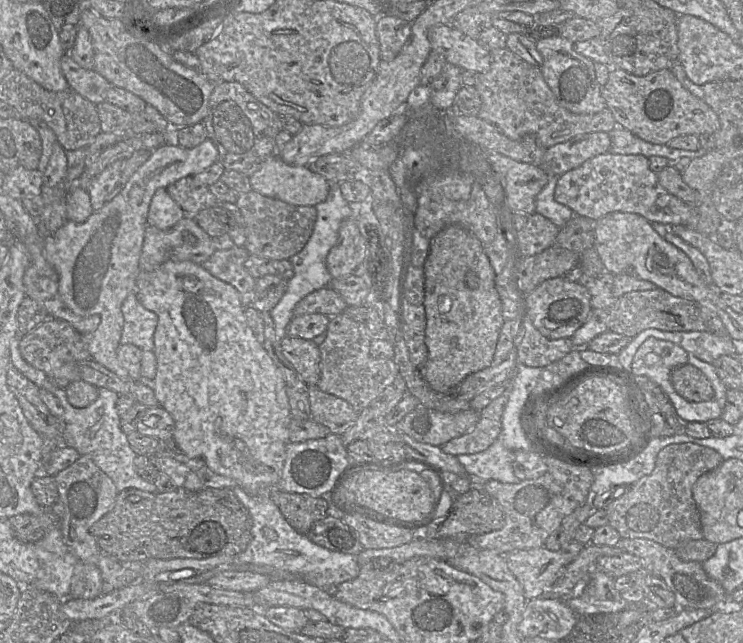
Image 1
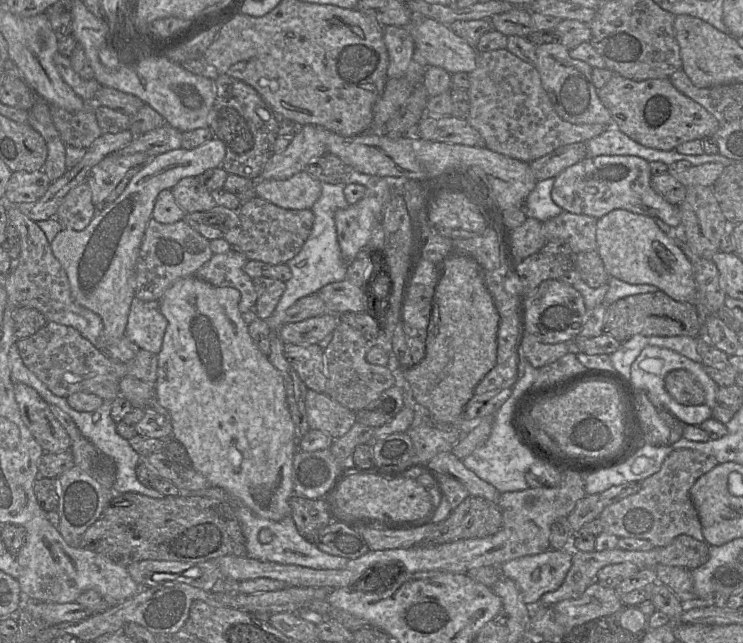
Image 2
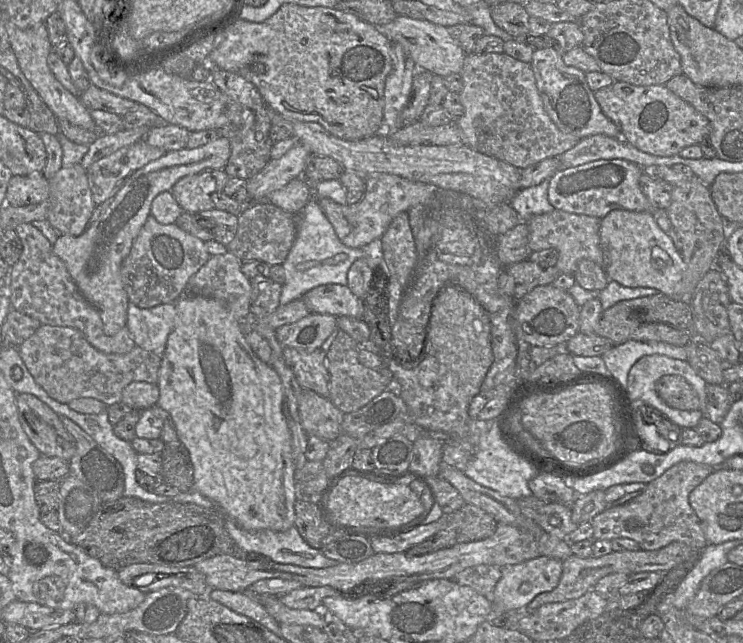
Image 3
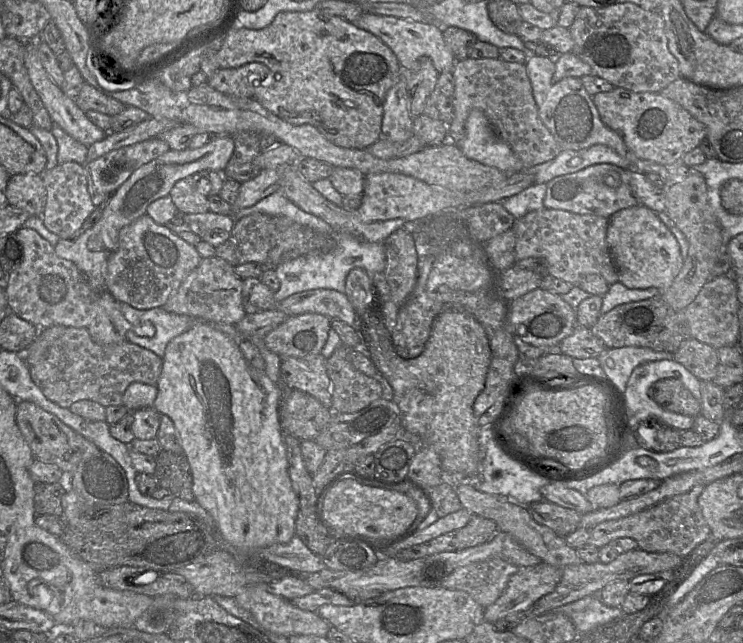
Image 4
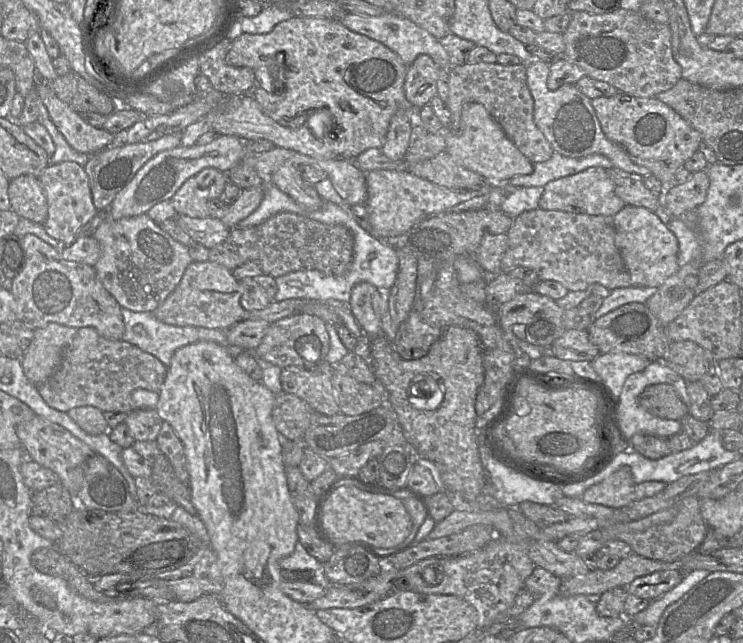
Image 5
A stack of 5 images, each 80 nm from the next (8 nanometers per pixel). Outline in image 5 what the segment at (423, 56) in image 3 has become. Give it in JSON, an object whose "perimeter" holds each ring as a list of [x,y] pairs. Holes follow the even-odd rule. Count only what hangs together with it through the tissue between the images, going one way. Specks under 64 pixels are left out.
{"perimeter":[[[386,11],[379,16],[366,14],[347,13],[340,22],[349,30],[365,35],[373,40],[381,42],[395,54],[406,66],[409,66],[419,55],[428,55],[440,69],[449,69],[449,56],[439,39],[435,38],[425,29],[419,27],[411,20],[393,12]]]}

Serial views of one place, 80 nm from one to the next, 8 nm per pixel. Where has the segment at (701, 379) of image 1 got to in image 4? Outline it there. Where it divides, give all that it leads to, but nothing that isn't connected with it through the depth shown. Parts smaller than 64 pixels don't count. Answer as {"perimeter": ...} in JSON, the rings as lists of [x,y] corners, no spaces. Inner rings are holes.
{"perimeter":[[[677,378],[656,381],[647,390],[647,395],[666,411],[691,417],[701,413],[699,401]]]}

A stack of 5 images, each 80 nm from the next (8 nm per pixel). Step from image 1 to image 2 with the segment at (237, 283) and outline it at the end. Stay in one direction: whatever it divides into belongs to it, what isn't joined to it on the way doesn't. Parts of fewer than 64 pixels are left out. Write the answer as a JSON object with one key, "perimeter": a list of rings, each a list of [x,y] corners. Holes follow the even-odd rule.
{"perimeter":[[[235,248],[227,253],[214,254],[195,274],[202,281],[215,287],[232,287],[240,294],[239,311],[246,317],[253,315],[256,302],[254,281],[244,271],[246,256]]]}

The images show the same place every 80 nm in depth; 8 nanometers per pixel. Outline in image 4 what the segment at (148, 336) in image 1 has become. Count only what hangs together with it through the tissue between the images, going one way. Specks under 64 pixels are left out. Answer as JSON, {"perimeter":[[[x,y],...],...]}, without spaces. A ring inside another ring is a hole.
{"perimeter":[[[121,303],[120,310],[132,327],[144,322],[149,322],[155,327],[156,333],[152,338],[137,336],[130,329],[126,333],[126,341],[150,350],[160,358],[164,357],[168,343],[187,331],[196,321],[187,315],[168,312],[163,307],[138,310]]]}

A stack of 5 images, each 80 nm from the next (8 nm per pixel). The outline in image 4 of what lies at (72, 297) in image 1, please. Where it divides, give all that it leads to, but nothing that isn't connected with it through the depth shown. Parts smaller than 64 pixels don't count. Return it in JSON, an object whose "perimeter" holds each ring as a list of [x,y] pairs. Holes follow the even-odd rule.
{"perimeter":[[[229,135],[214,137],[196,149],[170,149],[158,158],[136,169],[131,176],[110,196],[100,220],[79,237],[60,239],[54,247],[58,257],[73,262],[96,290],[106,290],[107,263],[118,246],[120,230],[146,214],[148,206],[166,197],[179,180],[202,170],[222,173],[234,152],[234,139]]]}

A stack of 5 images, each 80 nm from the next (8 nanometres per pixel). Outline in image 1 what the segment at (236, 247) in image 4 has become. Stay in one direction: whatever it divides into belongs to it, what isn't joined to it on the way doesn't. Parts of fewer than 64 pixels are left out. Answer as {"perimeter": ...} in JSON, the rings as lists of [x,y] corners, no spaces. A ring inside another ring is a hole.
{"perimeter":[[[253,189],[239,194],[236,202],[245,221],[246,243],[251,255],[273,261],[289,259],[299,253],[312,235],[317,218],[315,206],[297,206],[262,195]]]}

